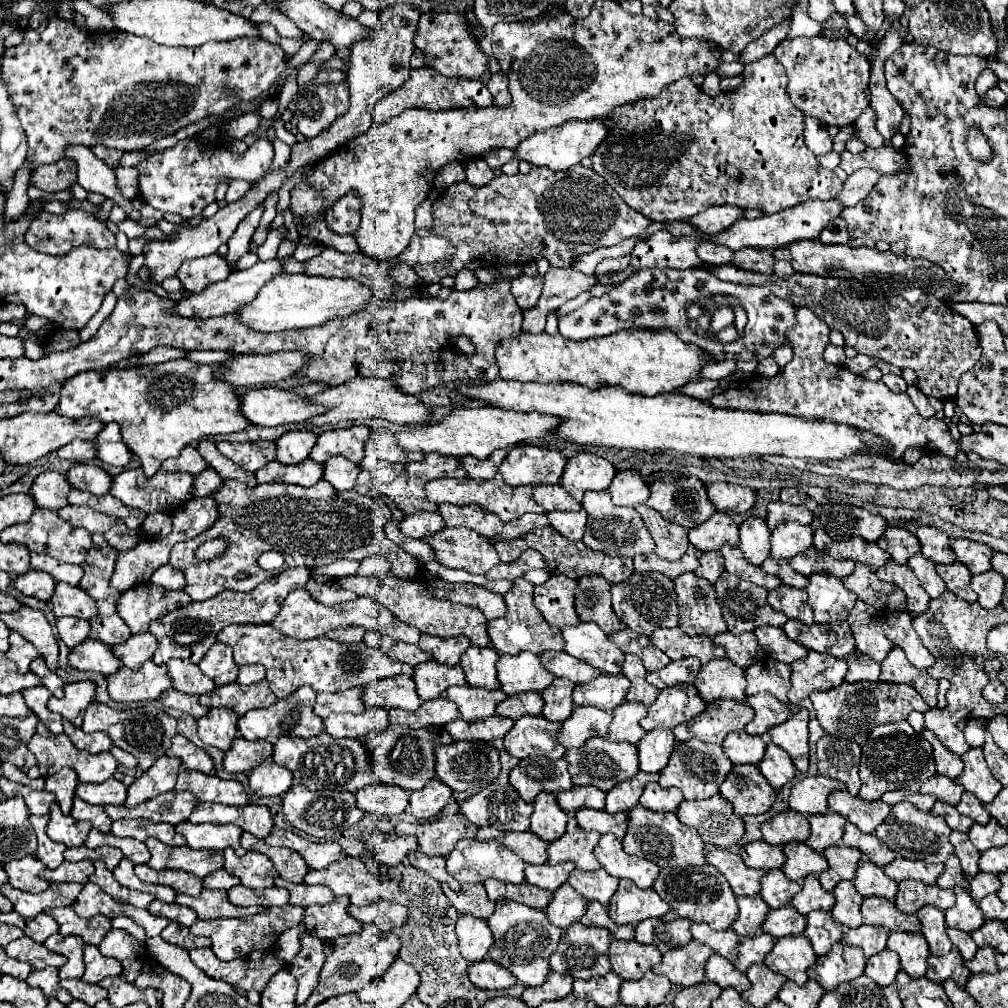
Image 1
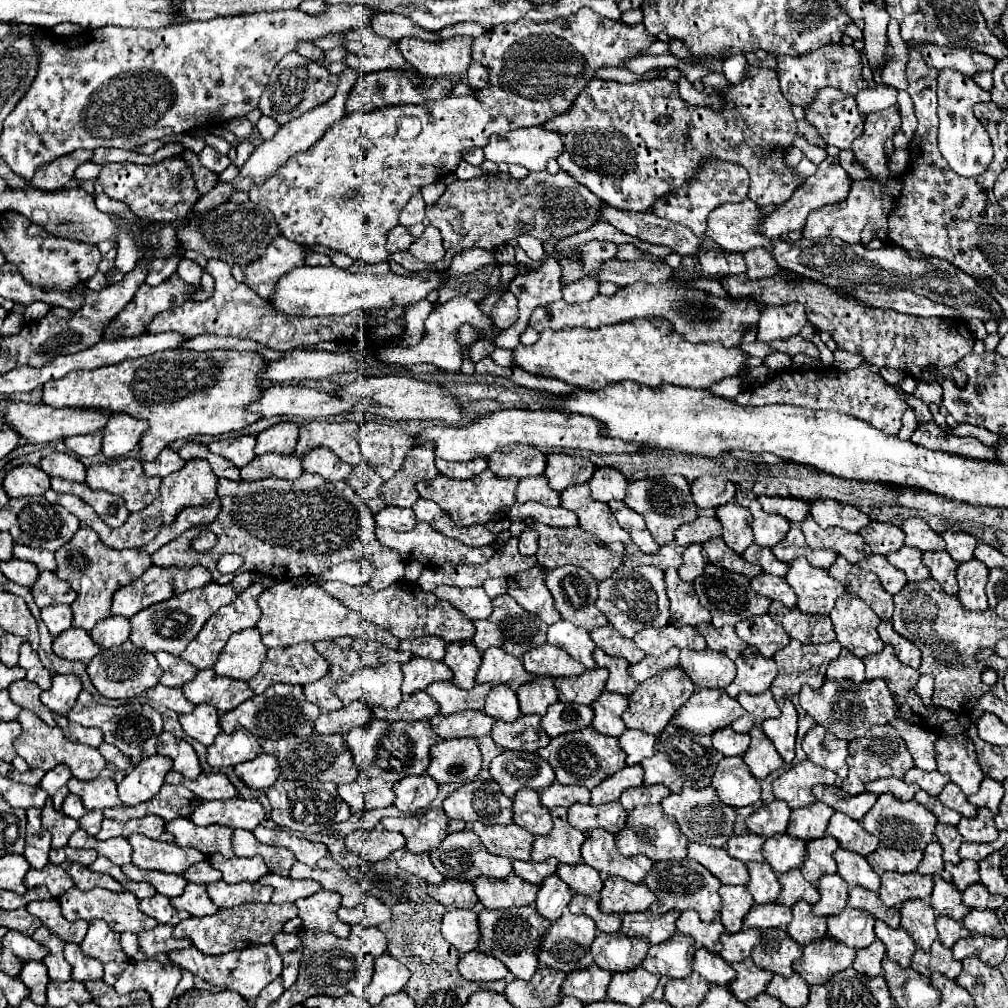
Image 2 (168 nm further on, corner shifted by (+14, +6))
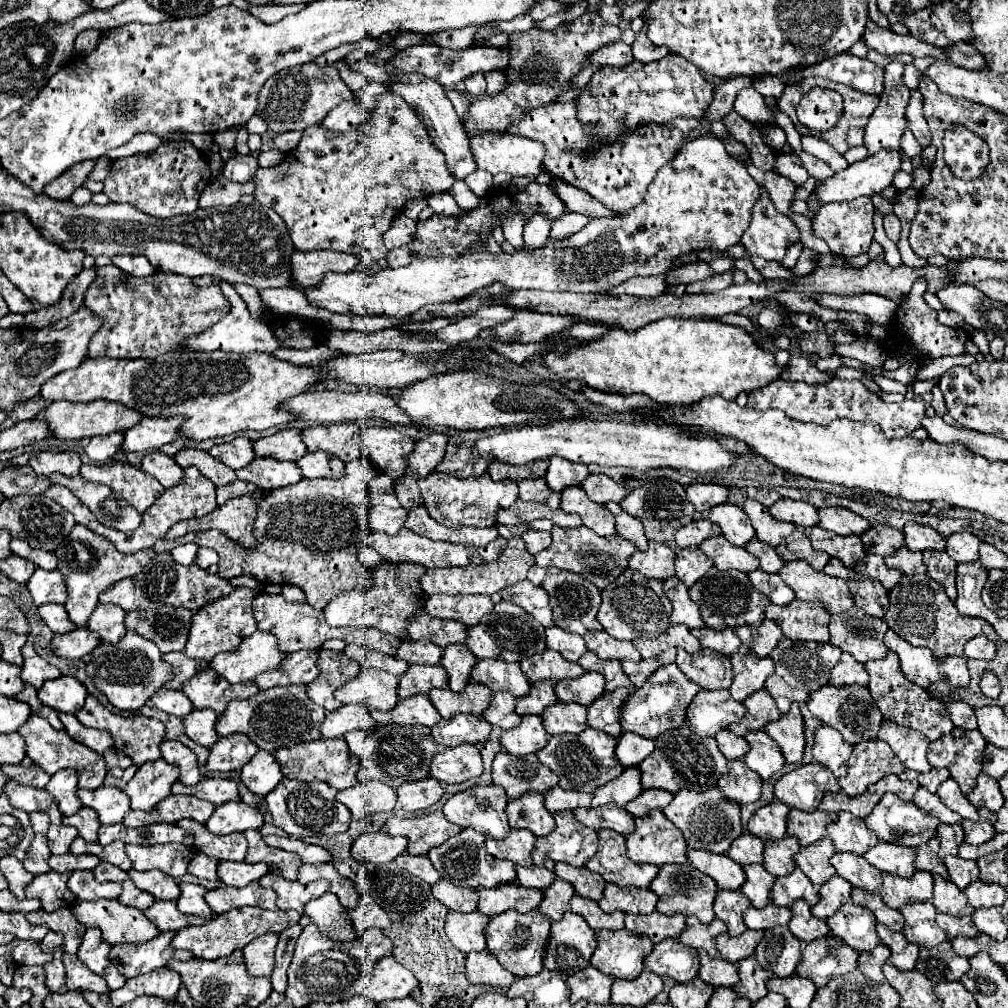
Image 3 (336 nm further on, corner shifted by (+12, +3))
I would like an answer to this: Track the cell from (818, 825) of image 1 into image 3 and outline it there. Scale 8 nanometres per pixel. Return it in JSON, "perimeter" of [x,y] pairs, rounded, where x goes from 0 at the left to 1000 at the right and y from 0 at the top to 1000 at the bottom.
{"perimeter":[[[785,804],[781,810],[781,827],[793,831],[795,839],[807,837],[814,831],[818,831],[818,819],[826,815],[830,808],[816,808],[816,806],[795,806]]]}

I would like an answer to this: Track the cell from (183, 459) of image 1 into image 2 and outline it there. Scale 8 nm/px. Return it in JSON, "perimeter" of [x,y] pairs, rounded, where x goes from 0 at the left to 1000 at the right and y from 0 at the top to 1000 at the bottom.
{"perimeter":[[[164,443],[164,445],[156,451],[154,457],[142,459],[142,465],[144,465],[146,471],[164,473],[164,471],[168,471],[168,469],[172,469],[172,467],[178,467],[182,461],[184,461],[184,457],[178,453],[178,449],[172,447],[172,445],[168,445],[168,443]]]}

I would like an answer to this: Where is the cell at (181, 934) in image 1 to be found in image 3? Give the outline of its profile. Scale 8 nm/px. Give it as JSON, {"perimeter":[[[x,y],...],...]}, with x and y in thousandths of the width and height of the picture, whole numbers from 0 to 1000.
{"perimeter":[[[156,927],[148,935],[142,937],[114,937],[110,940],[112,958],[124,968],[134,970],[138,966],[146,966],[154,960],[162,960],[170,950],[189,952],[191,946],[188,942],[174,942],[170,938],[174,927]]]}

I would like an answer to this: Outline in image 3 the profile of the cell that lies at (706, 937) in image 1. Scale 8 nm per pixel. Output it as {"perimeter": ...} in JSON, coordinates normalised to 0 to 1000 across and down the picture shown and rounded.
{"perimeter":[[[682,909],[680,917],[682,919],[680,919],[678,927],[674,929],[674,933],[680,938],[697,940],[697,942],[701,942],[701,946],[713,948],[711,938],[709,938],[709,931],[711,931],[711,927],[717,927],[721,923],[713,911],[709,911],[705,917],[695,917],[689,909]]]}

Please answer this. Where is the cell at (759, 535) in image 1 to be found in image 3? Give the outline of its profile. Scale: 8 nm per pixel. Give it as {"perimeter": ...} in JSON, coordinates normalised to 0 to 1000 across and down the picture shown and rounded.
{"perimeter":[[[721,498],[707,502],[703,508],[703,516],[711,520],[717,532],[729,542],[739,542],[745,534],[749,534],[749,524],[745,522],[745,516],[733,502]]]}

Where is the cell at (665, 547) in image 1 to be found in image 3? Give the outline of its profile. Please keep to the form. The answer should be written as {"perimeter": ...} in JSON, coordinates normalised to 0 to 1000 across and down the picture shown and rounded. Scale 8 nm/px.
{"perimeter":[[[610,504],[610,526],[612,530],[616,530],[620,536],[628,538],[634,546],[642,546],[642,534],[640,534],[640,526],[638,520],[632,514],[626,514],[622,508]]]}

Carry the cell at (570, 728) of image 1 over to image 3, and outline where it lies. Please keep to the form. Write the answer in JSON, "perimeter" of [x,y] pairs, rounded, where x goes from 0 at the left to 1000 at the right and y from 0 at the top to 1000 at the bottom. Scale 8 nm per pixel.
{"perimeter":[[[553,696],[549,700],[543,700],[537,708],[539,712],[539,720],[543,724],[545,730],[551,728],[574,728],[582,722],[582,714],[580,714],[580,706],[582,702],[570,696]]]}

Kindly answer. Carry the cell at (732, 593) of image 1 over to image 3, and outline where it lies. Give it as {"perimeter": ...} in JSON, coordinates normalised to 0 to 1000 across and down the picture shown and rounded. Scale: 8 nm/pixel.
{"perimeter":[[[709,562],[684,583],[684,591],[695,603],[695,611],[699,615],[699,621],[703,623],[753,621],[753,617],[757,617],[759,613],[759,603],[763,599],[763,593],[745,581],[745,575],[739,567],[713,565]]]}

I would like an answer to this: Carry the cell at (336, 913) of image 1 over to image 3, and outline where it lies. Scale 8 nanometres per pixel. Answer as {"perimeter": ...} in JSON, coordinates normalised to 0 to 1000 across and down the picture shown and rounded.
{"perimeter":[[[322,885],[318,891],[305,895],[303,907],[328,933],[352,933],[354,931],[344,903],[336,897],[330,885]]]}

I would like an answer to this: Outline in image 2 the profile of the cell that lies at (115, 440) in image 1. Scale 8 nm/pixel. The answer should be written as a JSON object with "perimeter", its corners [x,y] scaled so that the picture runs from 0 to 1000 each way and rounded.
{"perimeter":[[[120,410],[110,412],[106,422],[102,424],[100,449],[106,455],[124,453],[128,447],[132,447],[136,443],[138,434],[144,428],[144,424],[146,424],[146,420],[140,416],[132,416],[128,412],[120,412]]]}

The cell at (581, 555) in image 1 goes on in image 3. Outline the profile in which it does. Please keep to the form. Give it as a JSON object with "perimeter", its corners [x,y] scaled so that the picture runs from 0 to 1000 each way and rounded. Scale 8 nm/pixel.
{"perimeter":[[[549,522],[547,530],[549,530],[547,542],[541,544],[541,546],[537,546],[535,550],[531,550],[533,562],[551,562],[555,565],[570,567],[570,569],[578,571],[580,575],[584,575],[586,579],[590,579],[594,585],[602,583],[614,569],[620,567],[626,550],[632,546],[630,540],[622,538],[614,530],[608,530],[608,532],[592,532],[582,522],[574,522],[574,524]]]}

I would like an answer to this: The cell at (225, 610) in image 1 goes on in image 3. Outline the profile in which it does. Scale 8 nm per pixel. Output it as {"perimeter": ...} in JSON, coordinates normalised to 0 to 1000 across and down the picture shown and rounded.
{"perimeter":[[[168,601],[144,607],[126,607],[124,621],[156,639],[160,647],[174,647],[184,643],[191,609],[193,605]]]}

